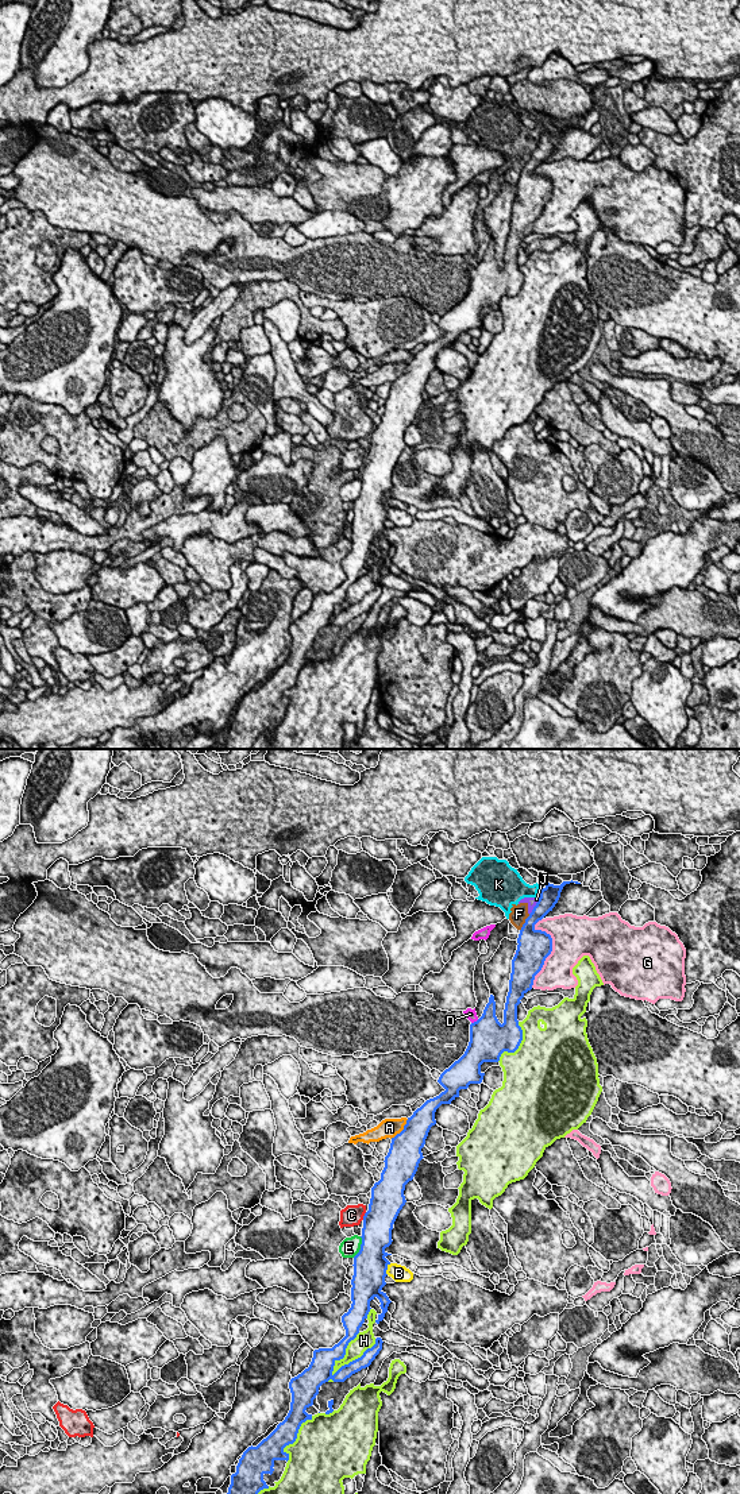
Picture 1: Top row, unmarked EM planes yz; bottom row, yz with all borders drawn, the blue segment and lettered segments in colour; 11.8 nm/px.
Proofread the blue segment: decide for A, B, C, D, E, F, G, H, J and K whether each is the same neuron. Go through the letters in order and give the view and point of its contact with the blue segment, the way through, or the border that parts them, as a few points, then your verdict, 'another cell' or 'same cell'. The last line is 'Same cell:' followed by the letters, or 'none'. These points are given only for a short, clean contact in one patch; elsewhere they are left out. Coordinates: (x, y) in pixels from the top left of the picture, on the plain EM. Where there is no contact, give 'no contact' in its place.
A: meets blue in yz at (403, 374); another cell
B: meets blue in yz at (386, 513); border along yz (390, 508), (386, 518); another cell
C: meets blue in yz at (363, 460); another cell
D: meets blue in yz at (474, 266); another cell
E: meets blue in yz at (361, 491); another cell
F: meets blue in yz at (525, 166); border along yz (530, 158), (520, 174); another cell
G: meets blue in yz at (551, 193); another cell
H: meets blue in yz at (355, 603); another cell
J: meets blue in yz at (535, 150); another cell
K: meets blue in yz at (540, 141); border along yz (540, 138), (539, 142); another cell
Same cell: none

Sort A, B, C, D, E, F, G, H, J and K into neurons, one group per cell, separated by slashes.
A / B / C / D / E / F J K / G / H

